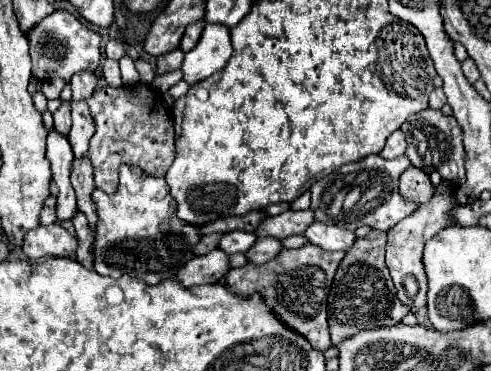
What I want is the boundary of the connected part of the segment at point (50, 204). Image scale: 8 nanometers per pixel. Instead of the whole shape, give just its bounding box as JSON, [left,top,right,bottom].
[39,196,57,226]

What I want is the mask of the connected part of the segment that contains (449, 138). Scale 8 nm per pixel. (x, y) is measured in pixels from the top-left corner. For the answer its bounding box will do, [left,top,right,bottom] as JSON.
[401,110,465,184]

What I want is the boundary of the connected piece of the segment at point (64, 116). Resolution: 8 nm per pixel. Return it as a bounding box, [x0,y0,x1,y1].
[53,102,71,136]

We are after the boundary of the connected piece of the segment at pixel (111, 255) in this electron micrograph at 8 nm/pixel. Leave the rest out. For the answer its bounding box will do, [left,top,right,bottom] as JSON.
[93,164,201,284]

